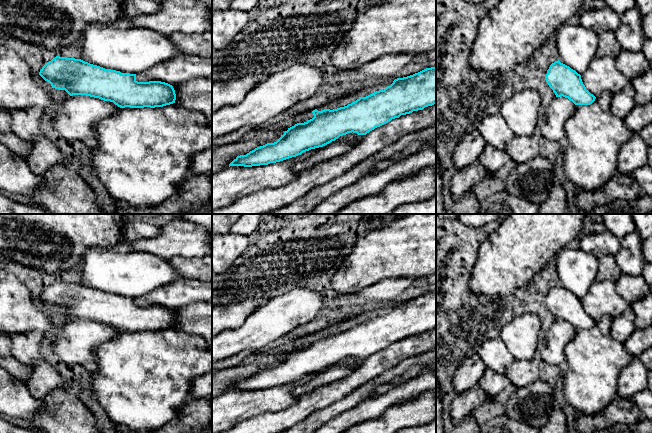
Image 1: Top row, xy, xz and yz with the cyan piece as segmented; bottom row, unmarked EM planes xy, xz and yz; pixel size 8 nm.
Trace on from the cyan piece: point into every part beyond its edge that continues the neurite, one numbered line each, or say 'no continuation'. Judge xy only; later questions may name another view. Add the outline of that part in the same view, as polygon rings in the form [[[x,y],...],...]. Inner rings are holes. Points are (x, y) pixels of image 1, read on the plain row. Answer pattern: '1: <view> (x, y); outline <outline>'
no continuation

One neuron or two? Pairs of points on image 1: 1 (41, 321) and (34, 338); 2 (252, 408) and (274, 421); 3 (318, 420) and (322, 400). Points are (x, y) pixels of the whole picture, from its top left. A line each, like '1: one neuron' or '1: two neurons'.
1: two neurons
2: two neurons
3: two neurons

